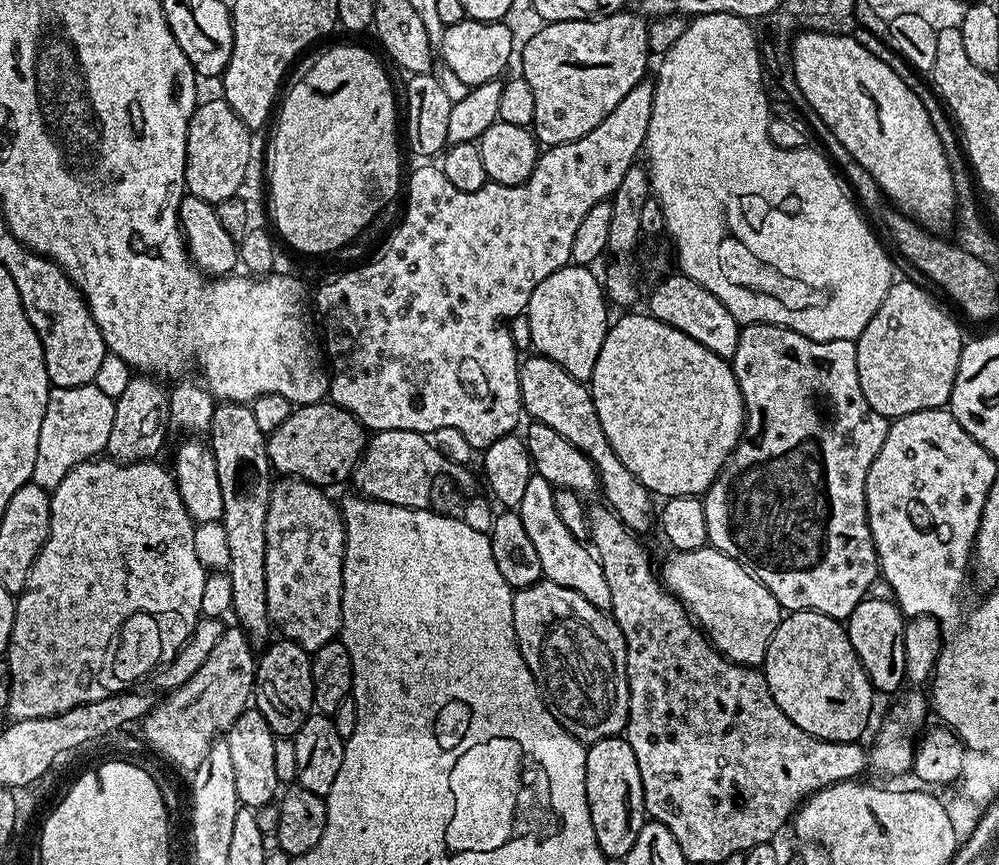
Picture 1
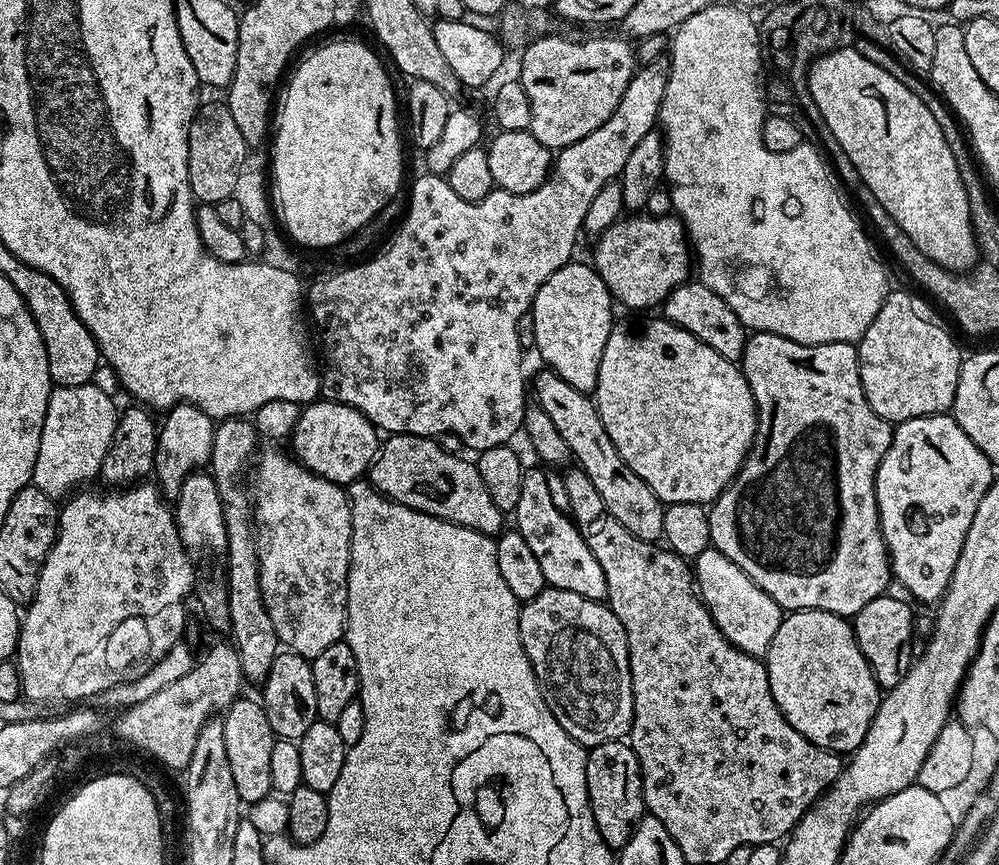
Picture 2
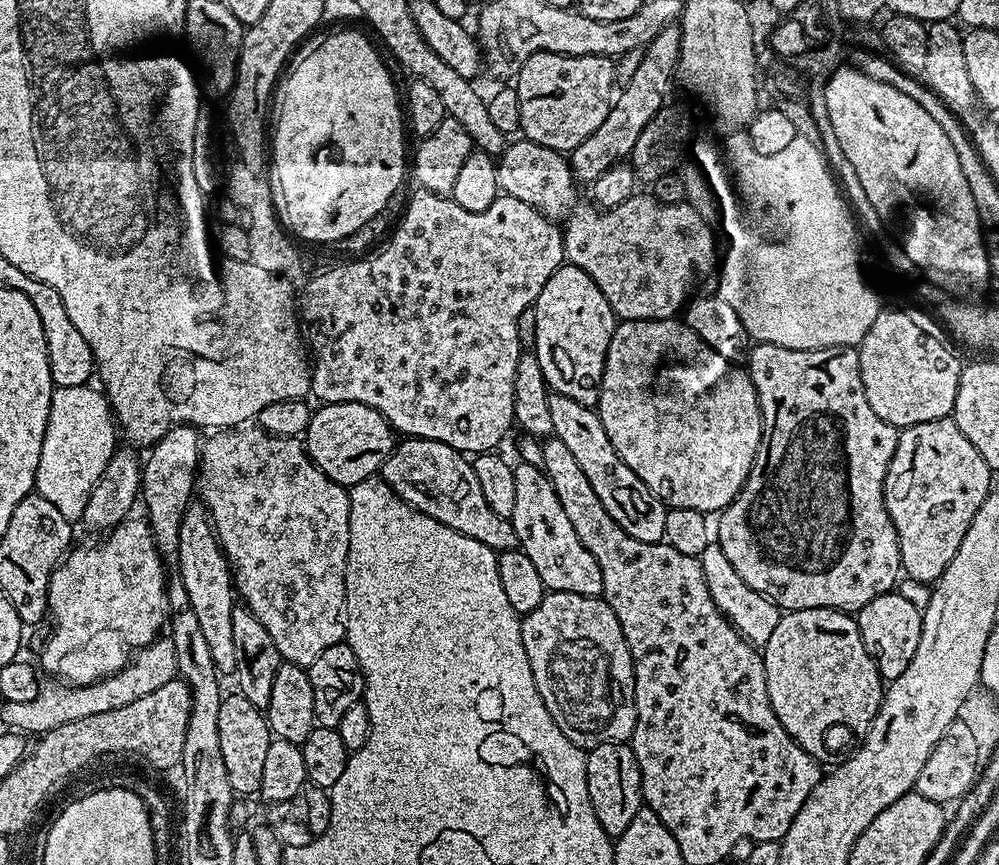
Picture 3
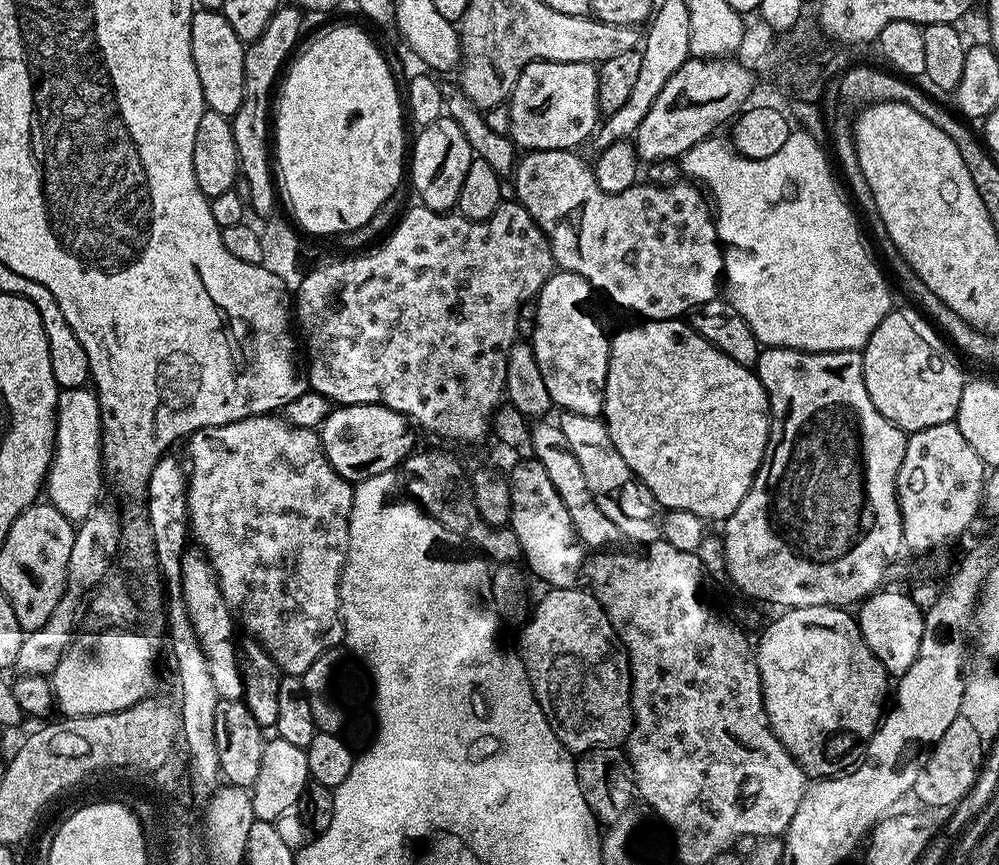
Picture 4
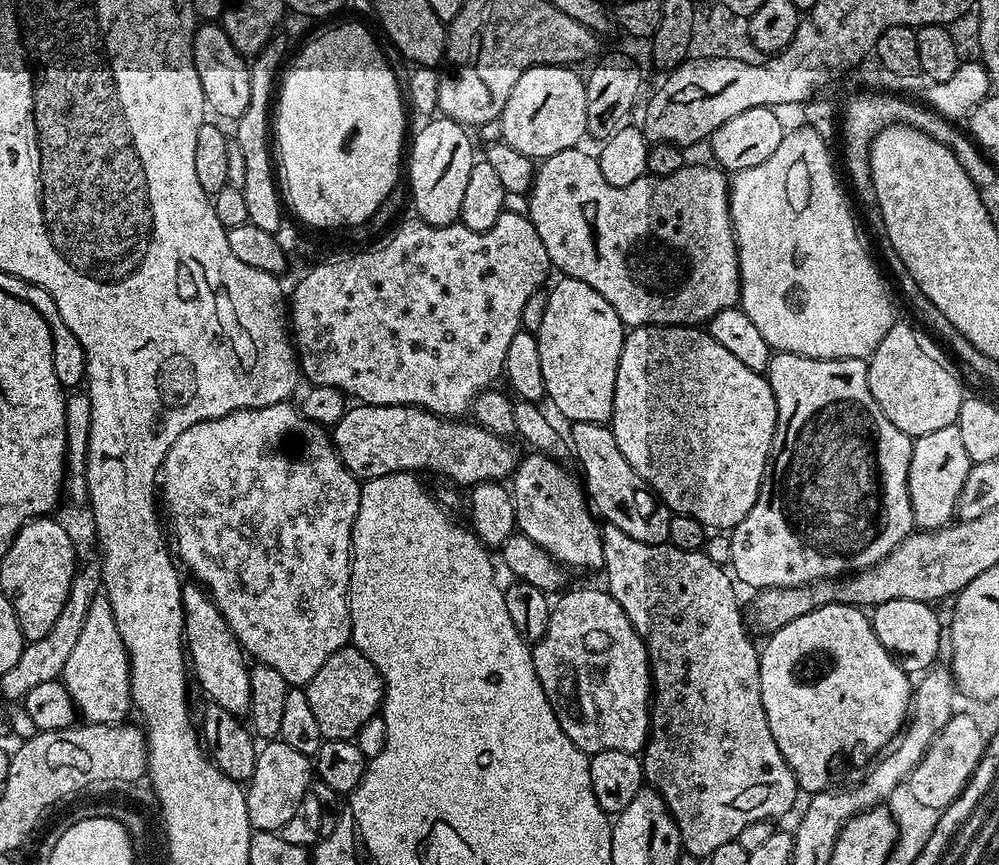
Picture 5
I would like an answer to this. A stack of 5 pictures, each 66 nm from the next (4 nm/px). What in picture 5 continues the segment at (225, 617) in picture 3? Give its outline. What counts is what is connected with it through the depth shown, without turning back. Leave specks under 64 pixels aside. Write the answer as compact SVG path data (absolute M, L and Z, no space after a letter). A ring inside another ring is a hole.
M188 582L180 589L184 607L184 642L186 654L190 659L190 670L194 680L200 683L207 699L213 704L230 710L238 717L243 717L250 706L249 665L244 664L246 653L240 647L234 630L226 626L226 618L218 610L216 603L208 593L195 582Z

